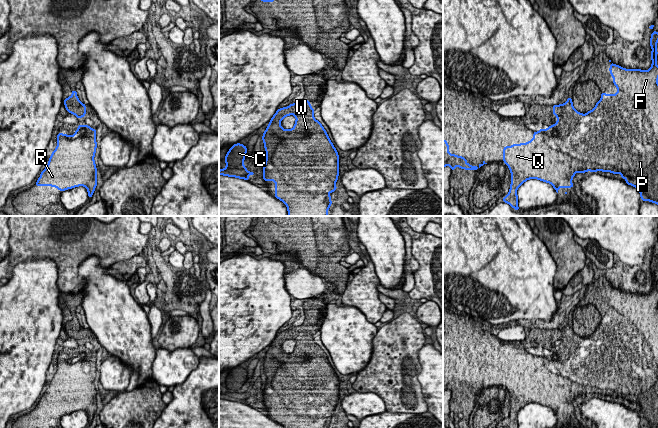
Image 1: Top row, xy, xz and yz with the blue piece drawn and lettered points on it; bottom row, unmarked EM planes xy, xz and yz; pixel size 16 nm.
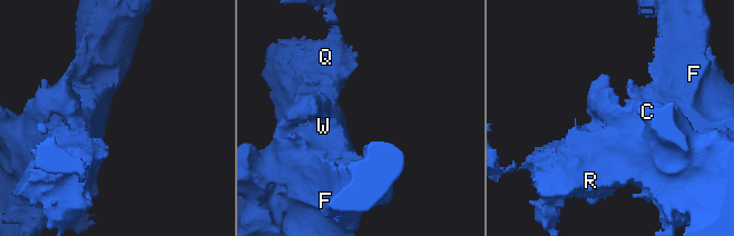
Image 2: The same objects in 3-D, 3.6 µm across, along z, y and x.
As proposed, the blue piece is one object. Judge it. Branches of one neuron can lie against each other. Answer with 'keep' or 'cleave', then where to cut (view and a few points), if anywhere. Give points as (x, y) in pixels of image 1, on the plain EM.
keep; cut none

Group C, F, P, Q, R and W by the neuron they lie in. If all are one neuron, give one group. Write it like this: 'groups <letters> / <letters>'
groups C F P Q R W

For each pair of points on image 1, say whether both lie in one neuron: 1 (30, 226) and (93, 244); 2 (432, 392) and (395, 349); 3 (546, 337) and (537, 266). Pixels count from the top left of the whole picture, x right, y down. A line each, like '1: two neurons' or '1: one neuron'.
1: one neuron
2: two neurons
3: two neurons

